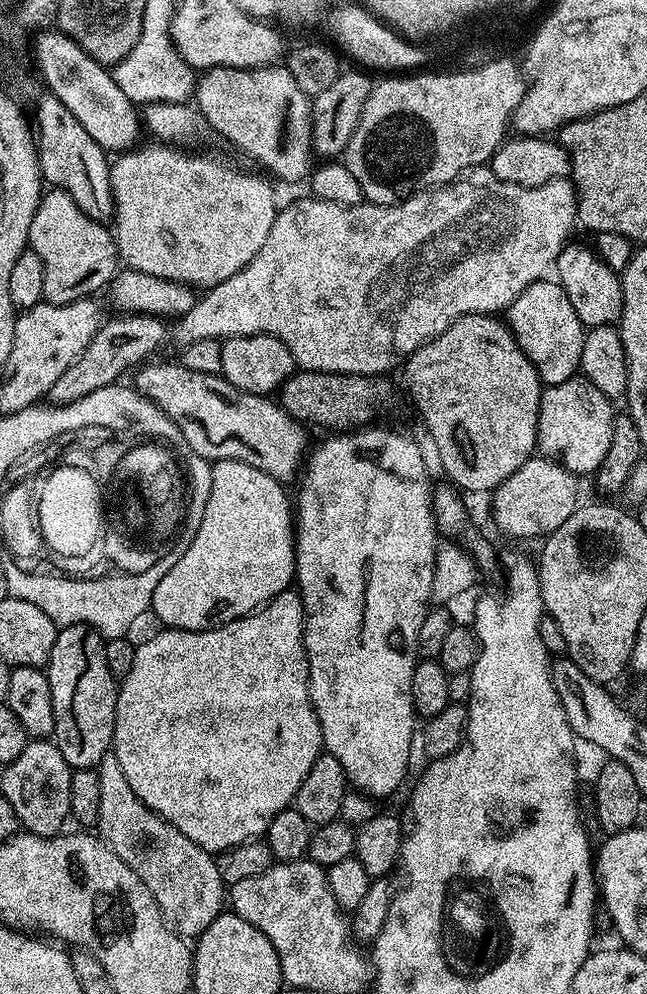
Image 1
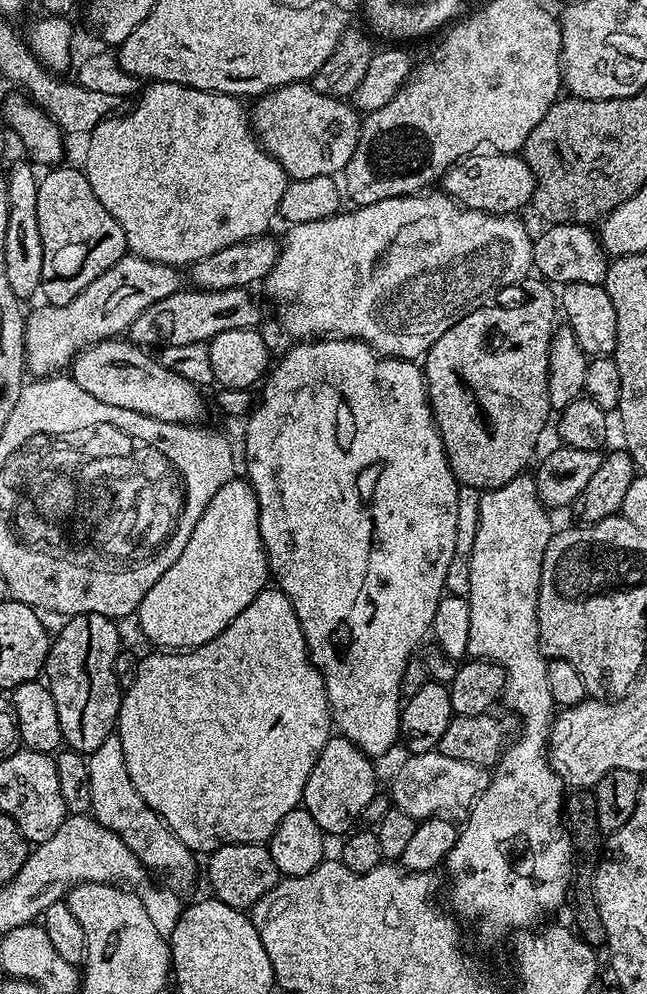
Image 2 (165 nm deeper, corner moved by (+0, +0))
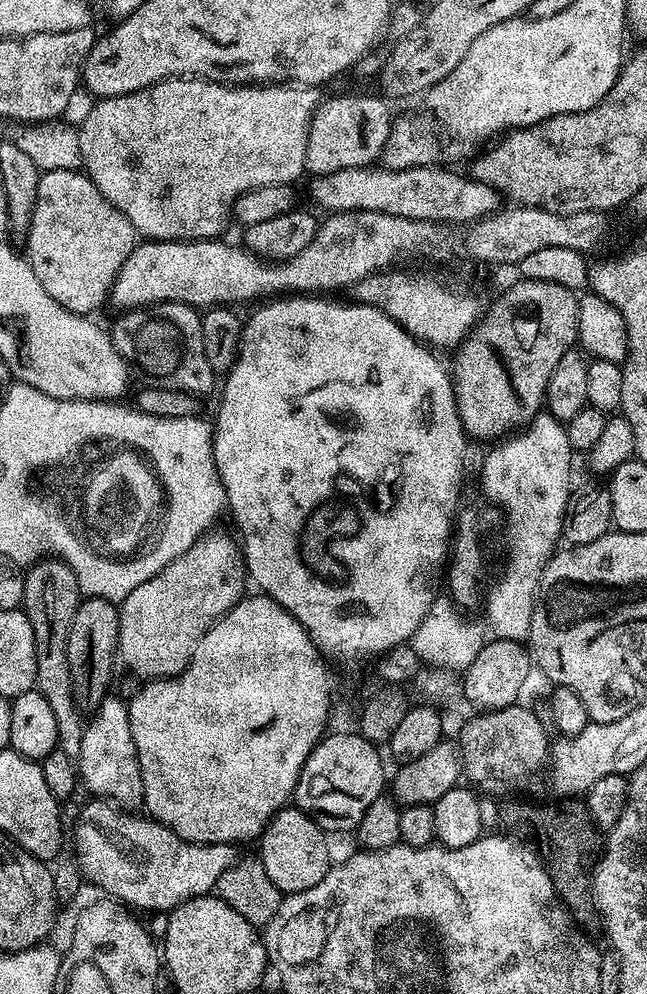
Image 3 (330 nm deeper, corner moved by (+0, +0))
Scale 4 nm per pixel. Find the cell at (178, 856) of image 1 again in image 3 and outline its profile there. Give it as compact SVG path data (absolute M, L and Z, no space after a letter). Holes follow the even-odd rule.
M106 698L95 712L94 718L87 721L78 757L78 776L83 787L85 784L92 791L93 797L109 801L124 810L136 810L143 805L142 774L134 746L134 734L130 734L125 701Z

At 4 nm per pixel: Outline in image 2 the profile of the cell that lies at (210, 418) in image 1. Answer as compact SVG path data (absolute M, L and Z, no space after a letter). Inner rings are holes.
M124 338L100 340L97 344L91 344L83 352L77 354L76 359L70 365L70 375L86 394L98 398L98 402L106 402L106 406L122 406L122 410L134 410L143 416L158 418L162 422L171 424L199 425L204 416L204 396L197 385L191 384L186 378L182 378L166 370L159 359L147 356L149 354L143 347L137 347Z

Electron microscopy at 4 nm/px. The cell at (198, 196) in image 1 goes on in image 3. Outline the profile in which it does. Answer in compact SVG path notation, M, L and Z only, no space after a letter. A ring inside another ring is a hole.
M177 78L161 80L153 85L156 92L148 96L148 108L144 108L144 140L136 140L136 152L116 152L116 184L100 184L98 190L136 228L141 237L148 240L214 240L227 226L233 215L236 200L244 192L249 192L271 184L295 185L300 175L305 175L308 162L308 126L318 103L317 89L312 86L289 86L269 84L267 86L229 86L213 84L199 78Z

